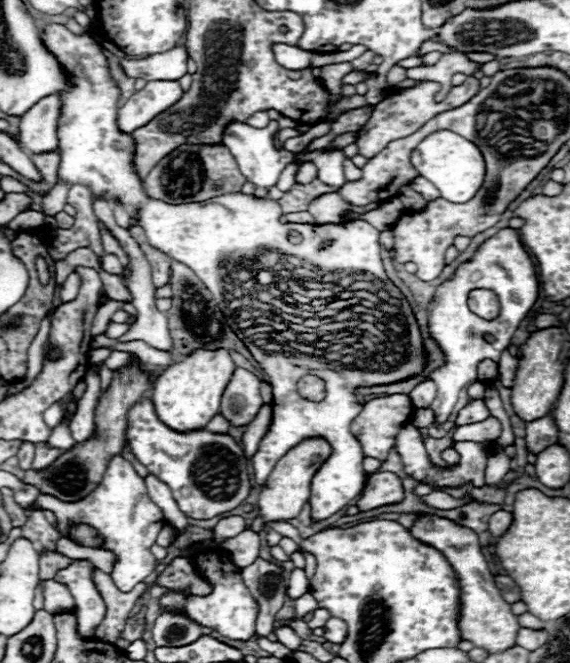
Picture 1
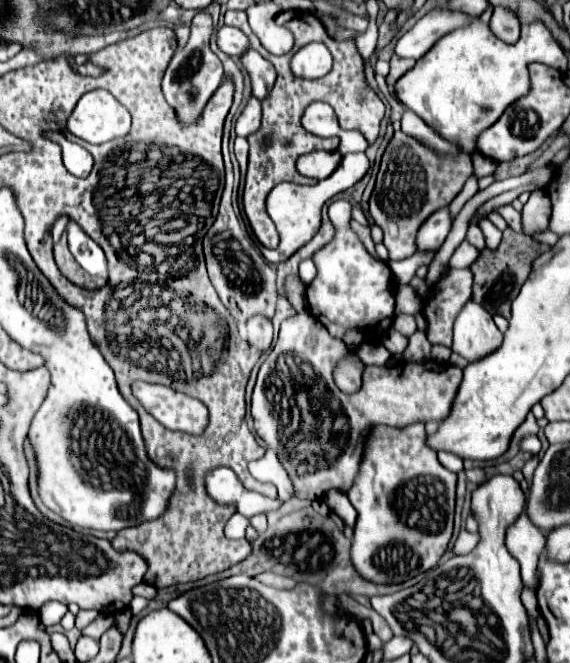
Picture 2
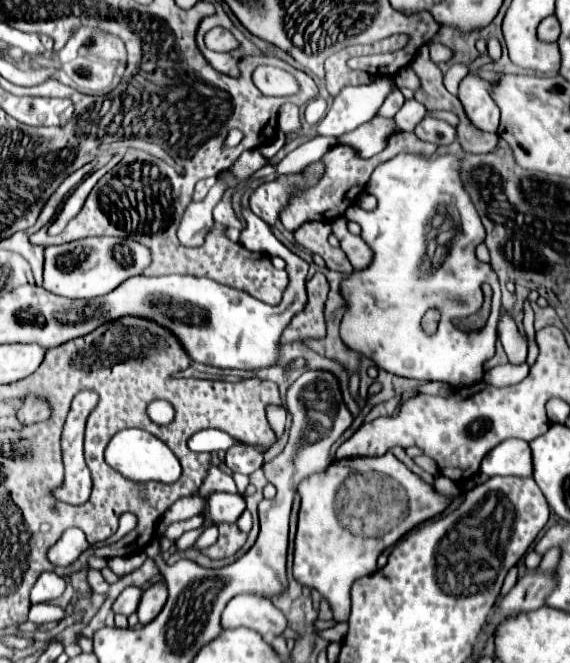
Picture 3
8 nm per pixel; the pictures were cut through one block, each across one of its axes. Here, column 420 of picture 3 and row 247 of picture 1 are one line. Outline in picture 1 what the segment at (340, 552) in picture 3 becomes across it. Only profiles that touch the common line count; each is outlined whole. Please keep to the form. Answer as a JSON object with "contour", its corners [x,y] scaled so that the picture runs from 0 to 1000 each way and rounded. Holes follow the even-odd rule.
{"contour":[[[884,344],[870,356],[856,359],[828,392],[807,398],[800,404],[800,413],[793,422],[775,425],[758,452],[751,456],[751,501],[765,513],[765,519],[779,531],[779,552],[754,561],[754,573],[768,582],[765,600],[754,609],[754,618],[761,621],[761,640],[779,640],[786,627],[793,624],[793,615],[804,603],[804,594],[811,582],[821,576],[839,573],[839,549],[846,543],[874,543],[881,528],[898,513],[902,498],[912,492],[916,480],[926,474],[926,468],[937,462],[944,449],[944,416],[937,407],[937,398],[919,377],[912,365],[909,347]],[[832,434],[856,434],[863,437],[877,452],[877,474],[867,483],[846,483],[835,474],[821,468],[821,440]],[[846,504],[863,504],[867,516],[849,516]]]}

